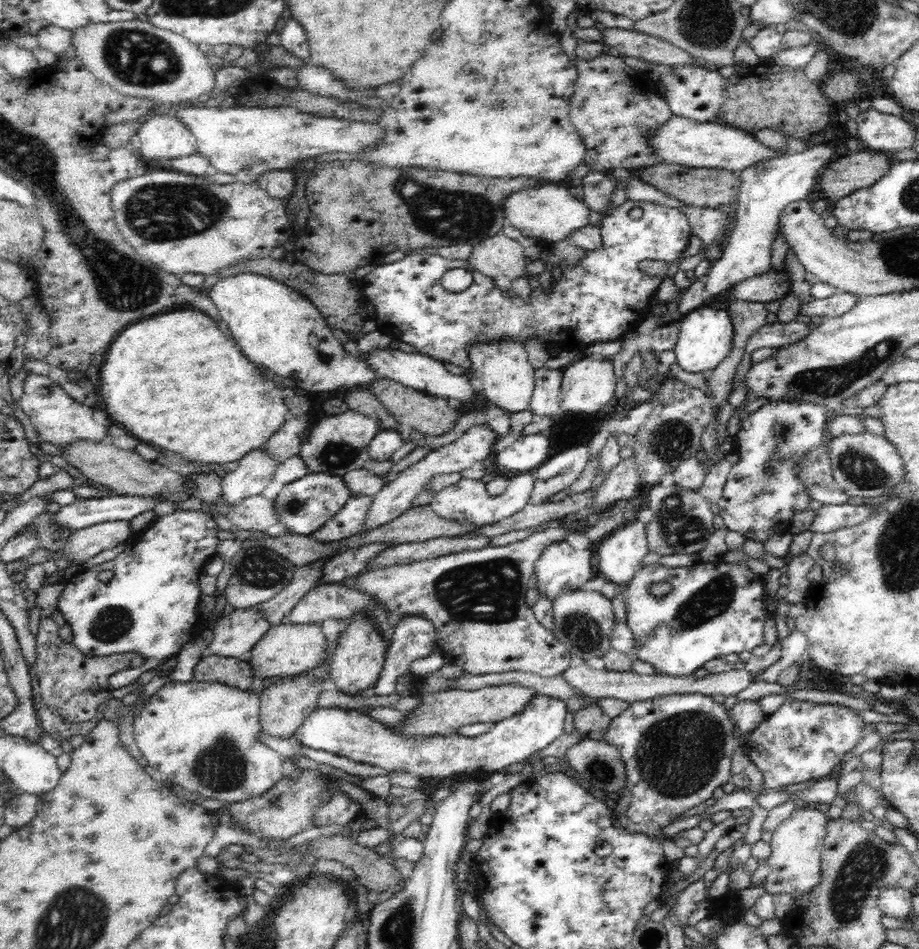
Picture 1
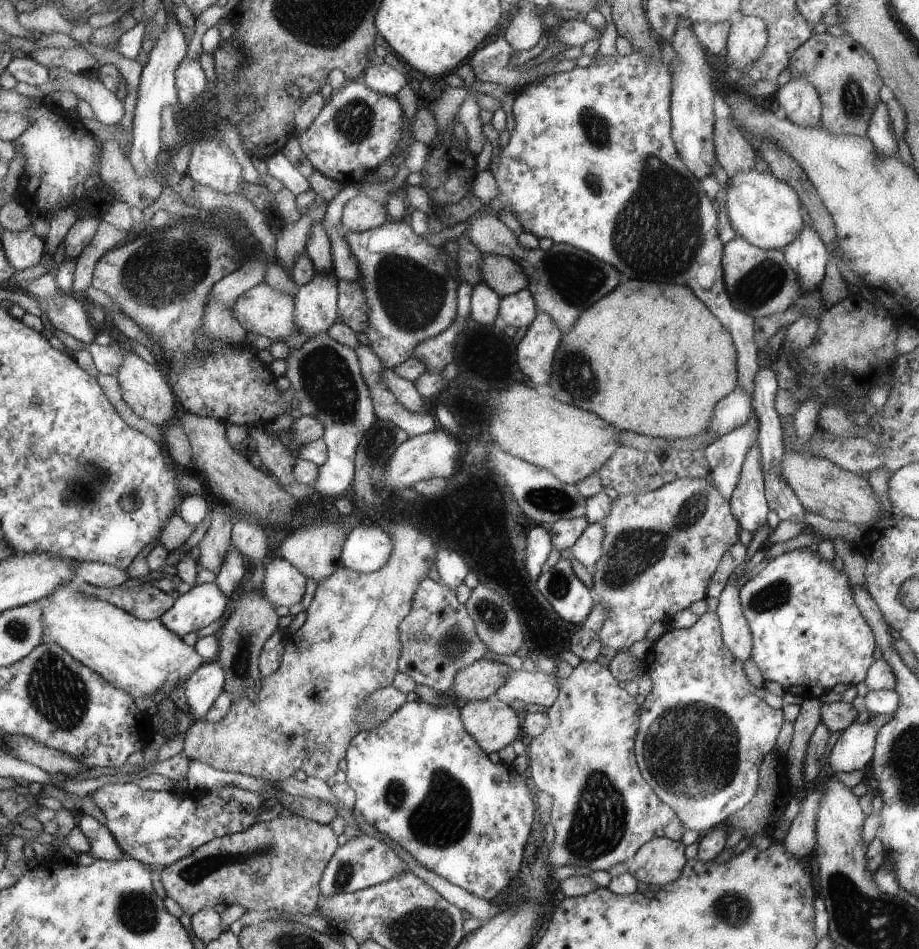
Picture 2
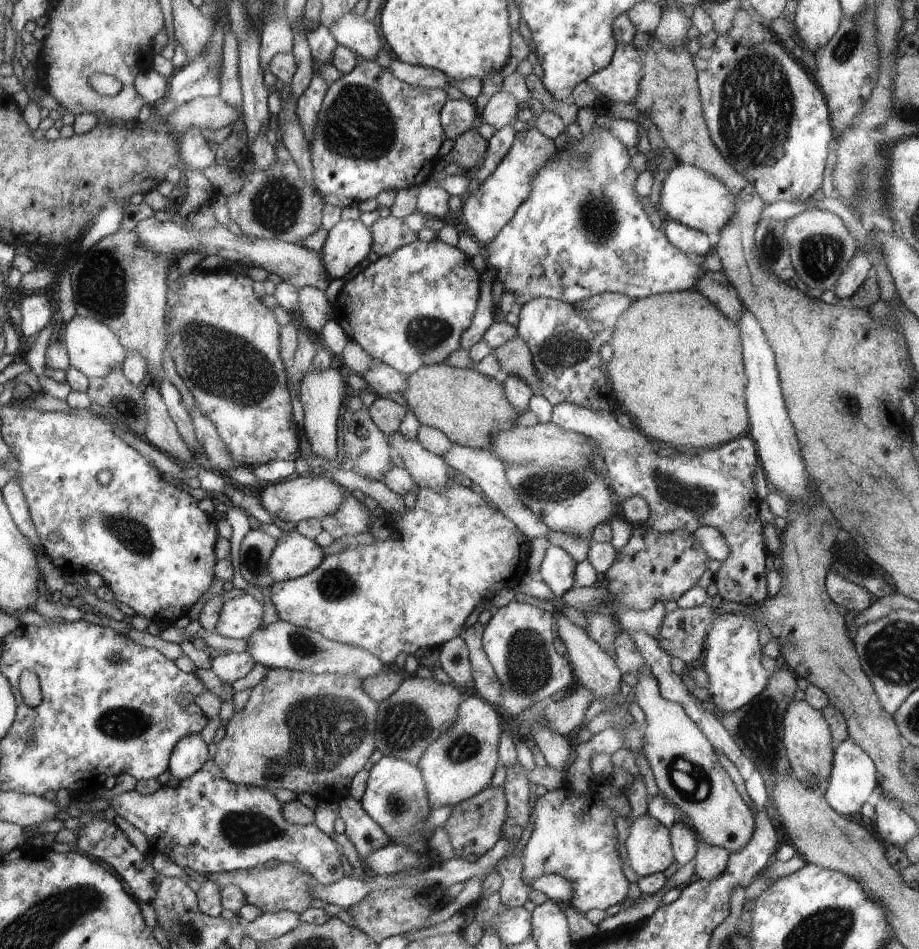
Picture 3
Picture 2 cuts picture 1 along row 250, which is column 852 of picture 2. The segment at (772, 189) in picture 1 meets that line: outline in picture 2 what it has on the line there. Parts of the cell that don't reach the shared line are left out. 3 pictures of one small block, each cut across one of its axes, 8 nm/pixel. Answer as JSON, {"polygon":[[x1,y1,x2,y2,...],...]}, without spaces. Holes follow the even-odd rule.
{"polygon":[[870,720,855,721,841,732,834,732,830,738,830,752,828,752,827,771,829,773,867,772,872,762,876,728]]}

